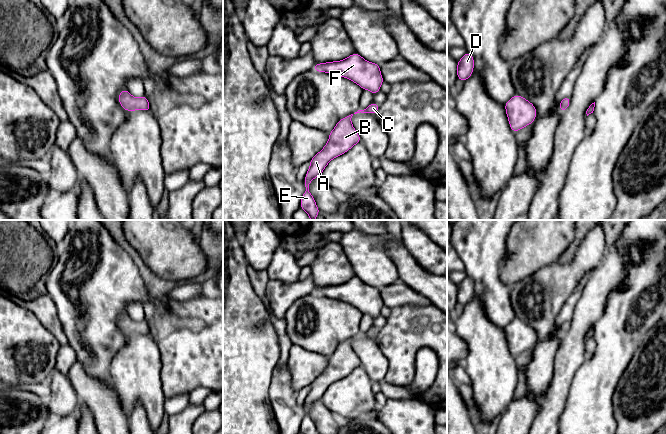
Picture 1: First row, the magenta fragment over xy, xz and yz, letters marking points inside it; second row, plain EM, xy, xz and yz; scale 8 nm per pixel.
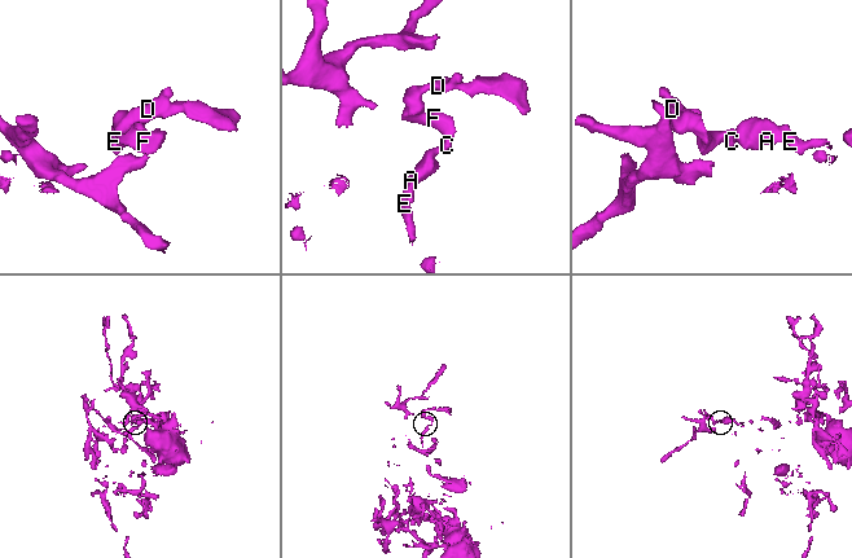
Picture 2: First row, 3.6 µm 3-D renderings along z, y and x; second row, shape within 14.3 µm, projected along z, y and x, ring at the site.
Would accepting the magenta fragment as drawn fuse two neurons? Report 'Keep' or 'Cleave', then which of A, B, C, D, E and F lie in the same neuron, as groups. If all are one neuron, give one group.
Keep. Groups: A B C D E F

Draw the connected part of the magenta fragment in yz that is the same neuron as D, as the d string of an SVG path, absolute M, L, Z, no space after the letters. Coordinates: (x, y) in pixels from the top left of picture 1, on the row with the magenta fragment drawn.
M466 52L464 56L457 63L457 78L462 82L465 82L472 75L474 70L474 58L469 52Z

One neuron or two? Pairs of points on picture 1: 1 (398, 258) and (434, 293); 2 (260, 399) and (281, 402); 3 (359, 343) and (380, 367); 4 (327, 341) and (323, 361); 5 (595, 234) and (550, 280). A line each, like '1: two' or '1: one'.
1: one
2: two
3: one
4: two
5: one

